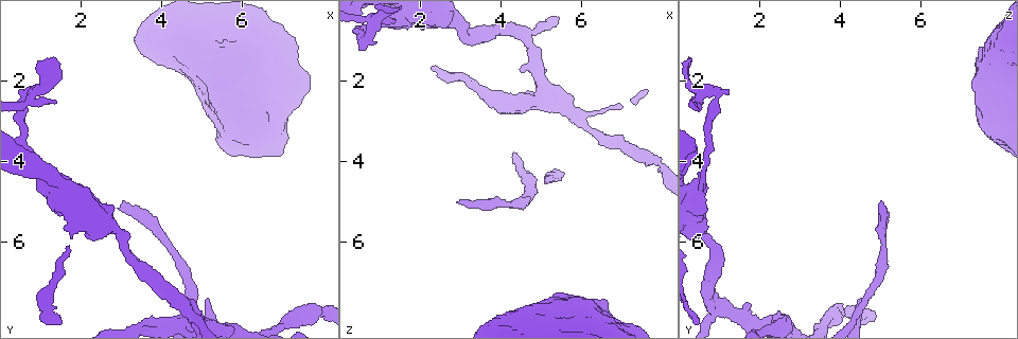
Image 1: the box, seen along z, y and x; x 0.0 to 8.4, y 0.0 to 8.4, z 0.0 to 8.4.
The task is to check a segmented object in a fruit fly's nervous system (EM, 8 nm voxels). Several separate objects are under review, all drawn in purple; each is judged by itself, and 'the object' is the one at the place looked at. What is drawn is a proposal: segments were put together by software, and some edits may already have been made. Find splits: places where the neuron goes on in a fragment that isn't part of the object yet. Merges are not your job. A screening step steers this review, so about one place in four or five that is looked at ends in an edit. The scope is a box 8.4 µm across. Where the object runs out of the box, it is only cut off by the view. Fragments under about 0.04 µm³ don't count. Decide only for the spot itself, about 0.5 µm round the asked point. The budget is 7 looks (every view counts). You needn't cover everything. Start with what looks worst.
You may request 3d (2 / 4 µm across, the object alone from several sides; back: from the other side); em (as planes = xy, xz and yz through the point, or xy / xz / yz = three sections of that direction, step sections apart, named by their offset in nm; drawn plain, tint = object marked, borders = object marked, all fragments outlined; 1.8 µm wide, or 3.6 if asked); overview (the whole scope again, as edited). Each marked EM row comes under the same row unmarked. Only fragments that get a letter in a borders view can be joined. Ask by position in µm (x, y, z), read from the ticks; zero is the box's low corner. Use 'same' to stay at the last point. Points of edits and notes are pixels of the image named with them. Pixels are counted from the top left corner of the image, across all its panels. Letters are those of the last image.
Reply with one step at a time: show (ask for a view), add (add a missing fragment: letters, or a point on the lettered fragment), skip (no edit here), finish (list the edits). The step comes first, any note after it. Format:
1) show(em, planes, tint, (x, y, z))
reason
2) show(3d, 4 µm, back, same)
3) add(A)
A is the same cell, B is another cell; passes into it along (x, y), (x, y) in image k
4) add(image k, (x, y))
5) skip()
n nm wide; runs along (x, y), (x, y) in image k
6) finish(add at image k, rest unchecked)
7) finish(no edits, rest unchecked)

show(3d, 4 µm, (2.85, 5.15, 5.00))
free end

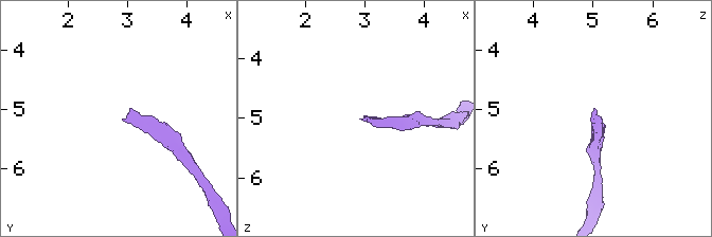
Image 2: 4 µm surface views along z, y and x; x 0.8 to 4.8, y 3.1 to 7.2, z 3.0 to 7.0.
show(em, 3.6 µm, xy, step 8, tint, (2.85, 5.15, 5.00))

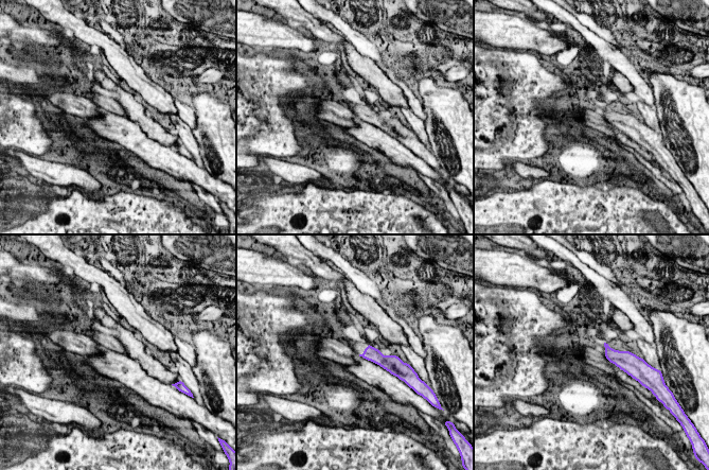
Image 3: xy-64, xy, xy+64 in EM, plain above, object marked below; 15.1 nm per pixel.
show(em, 3.6 µm, xy, step 8, borders, same)

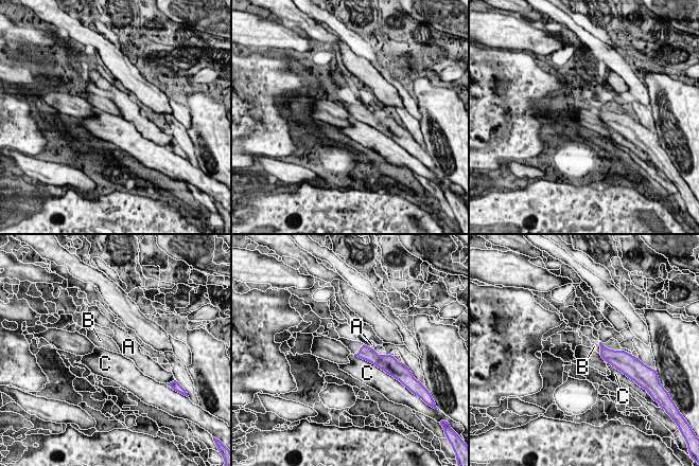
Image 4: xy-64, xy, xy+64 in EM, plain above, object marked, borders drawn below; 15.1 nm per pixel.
add(B)
B is the same cell, A and C are other cells; passes into it along (365, 353), (360, 350), (353, 346) in image 4; the neuron continues

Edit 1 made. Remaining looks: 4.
show(overview)

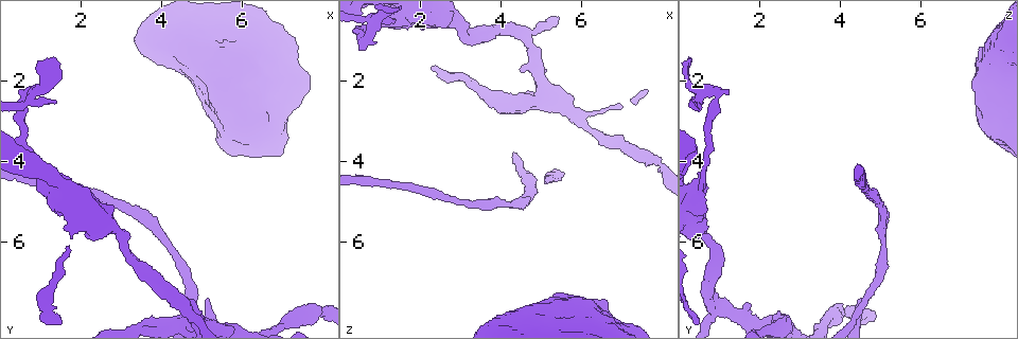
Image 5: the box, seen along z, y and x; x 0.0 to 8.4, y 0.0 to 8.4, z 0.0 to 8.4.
show(em, planes, tint, (0.75, 2.35, 0.65))
arms part here

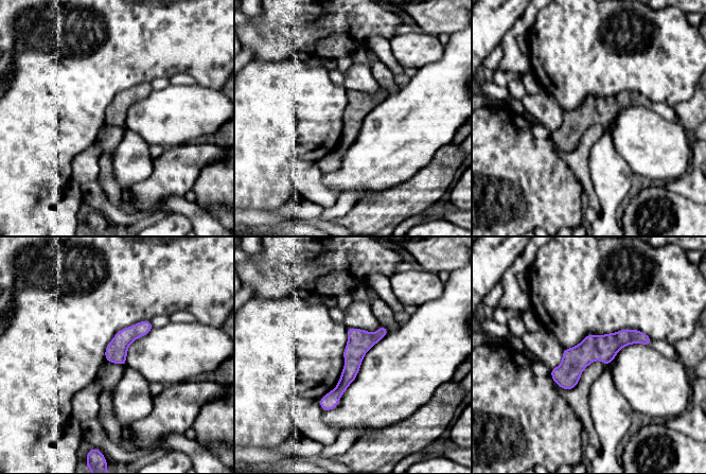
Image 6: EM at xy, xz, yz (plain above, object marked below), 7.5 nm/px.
show(em, planes, borders, same)
see the neighbours

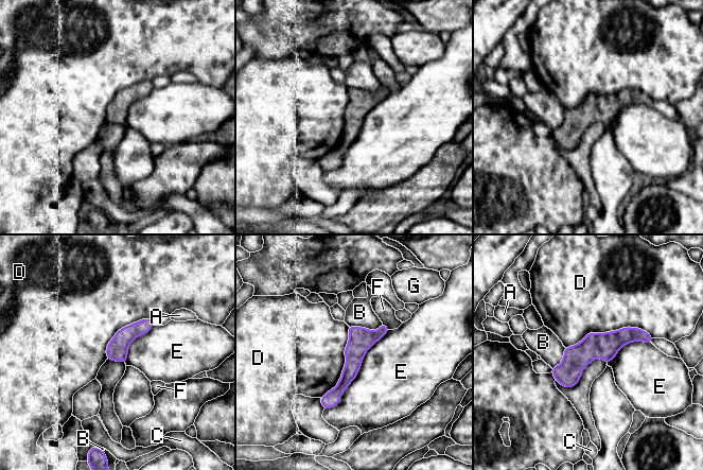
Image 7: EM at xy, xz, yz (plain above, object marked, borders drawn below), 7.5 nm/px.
skip()
160 nm wide; A, B, C, D, E, F and G are other cells; runs along (649, 337), (594, 345), (554, 370) in image 7; none of them fits

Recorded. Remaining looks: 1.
finish(add at image 4, rest unchecked)

